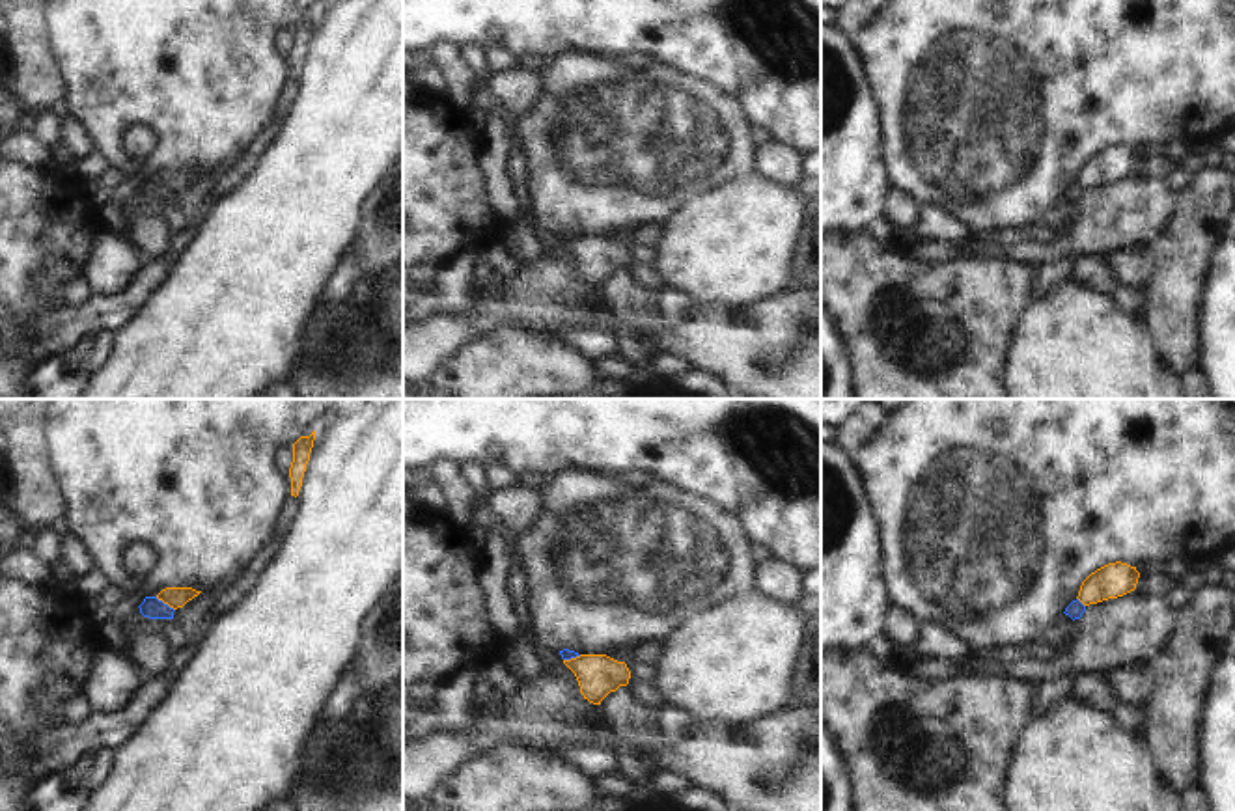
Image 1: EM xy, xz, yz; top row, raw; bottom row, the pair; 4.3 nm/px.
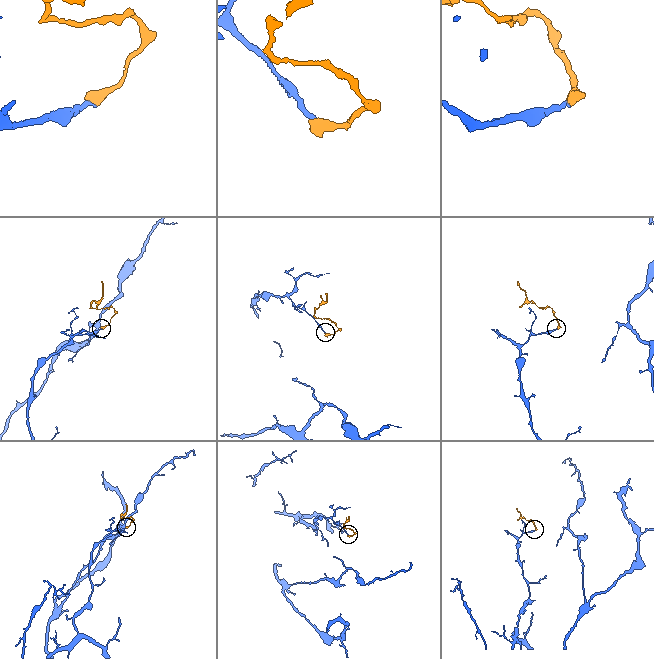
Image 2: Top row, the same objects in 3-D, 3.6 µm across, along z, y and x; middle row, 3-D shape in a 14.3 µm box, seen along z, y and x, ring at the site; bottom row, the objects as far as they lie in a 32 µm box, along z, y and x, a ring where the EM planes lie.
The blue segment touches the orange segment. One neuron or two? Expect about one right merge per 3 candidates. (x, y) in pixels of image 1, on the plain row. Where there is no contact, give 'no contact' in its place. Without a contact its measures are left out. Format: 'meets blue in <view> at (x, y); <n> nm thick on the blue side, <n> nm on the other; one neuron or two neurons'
meets blue in xy at (163, 185); 90 nm thick on the blue side, 100 nm on the other; two neurons

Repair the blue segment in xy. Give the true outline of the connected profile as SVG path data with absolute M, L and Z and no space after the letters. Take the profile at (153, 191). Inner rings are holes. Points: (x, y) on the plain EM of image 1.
M146 179L138 190L140 196L149 201L173 201L173 194L175 194L157 179Z

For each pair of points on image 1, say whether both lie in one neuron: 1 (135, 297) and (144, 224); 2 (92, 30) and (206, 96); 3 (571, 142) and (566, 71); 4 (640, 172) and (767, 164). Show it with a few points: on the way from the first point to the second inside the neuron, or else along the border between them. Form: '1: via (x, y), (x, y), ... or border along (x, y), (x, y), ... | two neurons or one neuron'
1: border along (148, 256), (161, 258) | two neurons
2: via (120, 32), (159, 71), (178, 75) | one neuron
3: via (571, 125), (571, 88) | one neuron
4: border along (758, 150), (754, 161) | two neurons

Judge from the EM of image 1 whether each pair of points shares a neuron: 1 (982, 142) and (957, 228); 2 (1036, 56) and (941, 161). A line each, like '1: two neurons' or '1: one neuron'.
1: two neurons
2: one neuron

